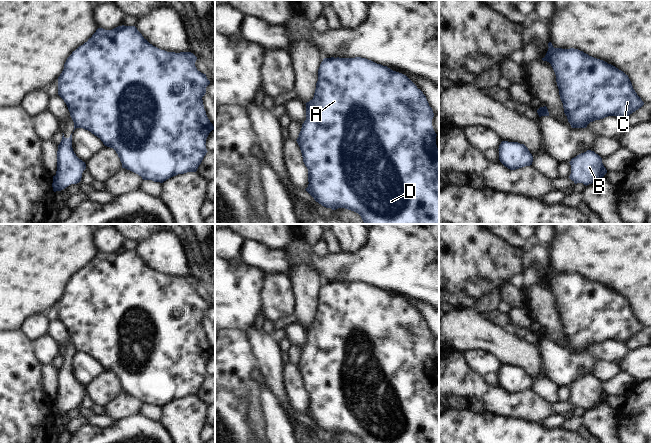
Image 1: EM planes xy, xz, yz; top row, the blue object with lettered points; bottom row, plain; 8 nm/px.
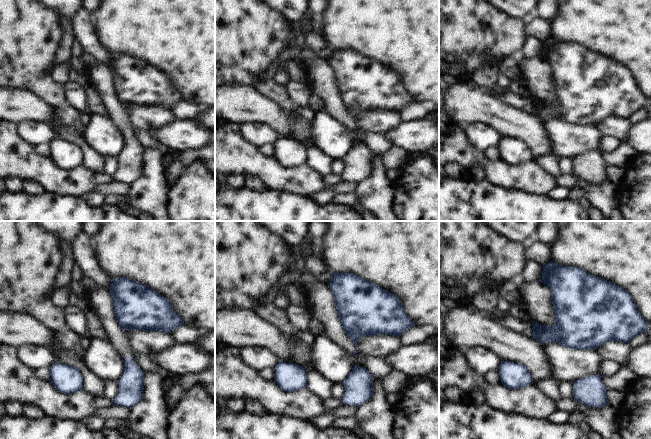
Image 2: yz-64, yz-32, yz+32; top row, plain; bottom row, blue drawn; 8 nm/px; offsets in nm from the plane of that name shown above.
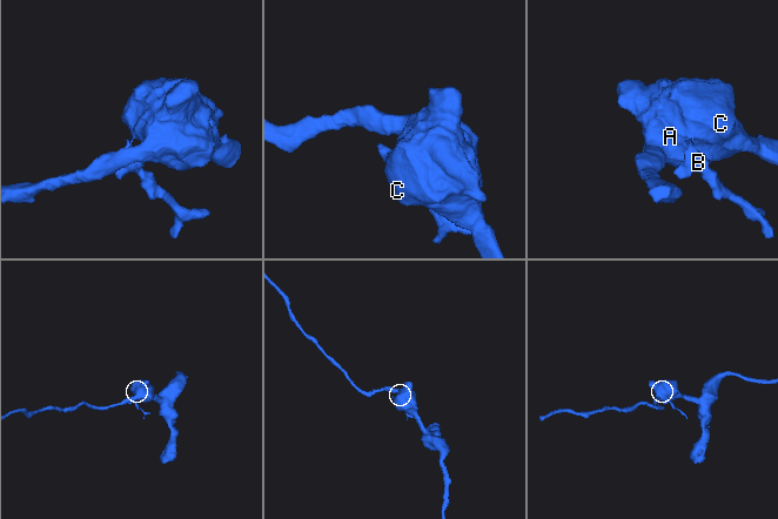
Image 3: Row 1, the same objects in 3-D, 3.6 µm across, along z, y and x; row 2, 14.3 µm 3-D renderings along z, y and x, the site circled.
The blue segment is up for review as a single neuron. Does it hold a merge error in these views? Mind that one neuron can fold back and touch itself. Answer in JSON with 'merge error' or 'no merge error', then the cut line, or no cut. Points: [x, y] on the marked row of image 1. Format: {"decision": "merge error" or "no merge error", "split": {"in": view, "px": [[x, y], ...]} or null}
{"decision": "merge error", "split": {"in": "yz", "px": [[571, 125], [576, 127]]}}

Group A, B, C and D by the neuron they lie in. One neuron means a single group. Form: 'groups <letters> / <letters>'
groups A C D / B

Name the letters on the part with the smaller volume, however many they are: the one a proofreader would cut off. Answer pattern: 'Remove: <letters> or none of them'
Remove: B

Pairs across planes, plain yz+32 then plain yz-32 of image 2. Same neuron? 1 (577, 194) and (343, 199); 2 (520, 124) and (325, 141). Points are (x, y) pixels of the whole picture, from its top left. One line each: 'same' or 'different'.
1: same
2: different

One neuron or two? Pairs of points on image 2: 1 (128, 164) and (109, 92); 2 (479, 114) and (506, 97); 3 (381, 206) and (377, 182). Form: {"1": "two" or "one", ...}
{"1": "one", "2": "two", "3": "one"}

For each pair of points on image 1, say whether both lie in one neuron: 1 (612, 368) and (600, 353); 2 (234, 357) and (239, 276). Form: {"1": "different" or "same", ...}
{"1": "different", "2": "different"}

